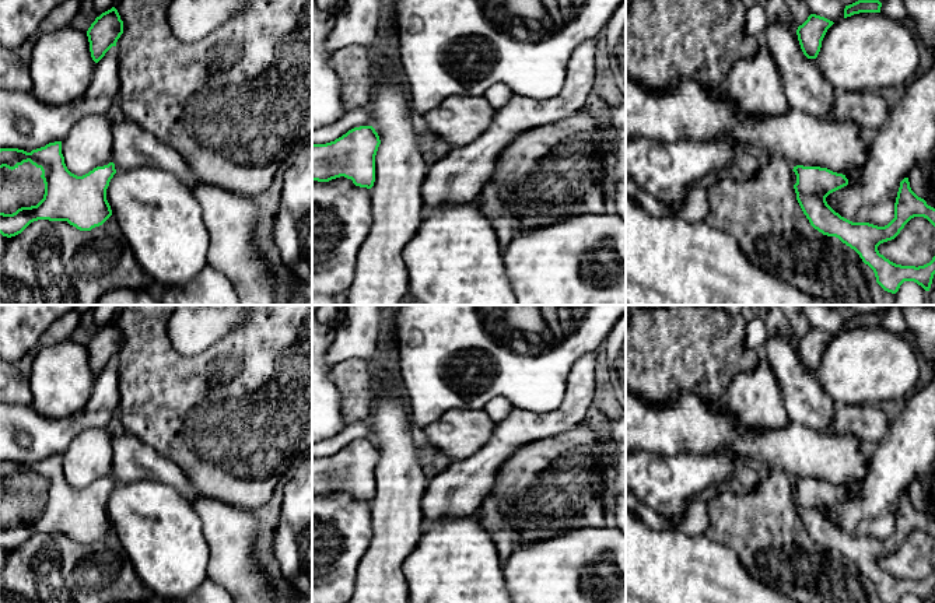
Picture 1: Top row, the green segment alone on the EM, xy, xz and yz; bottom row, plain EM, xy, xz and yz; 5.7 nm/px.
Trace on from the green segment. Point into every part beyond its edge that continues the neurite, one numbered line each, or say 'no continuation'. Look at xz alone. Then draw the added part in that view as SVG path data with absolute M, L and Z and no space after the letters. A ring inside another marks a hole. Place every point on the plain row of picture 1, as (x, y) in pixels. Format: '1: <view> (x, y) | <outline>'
no continuation

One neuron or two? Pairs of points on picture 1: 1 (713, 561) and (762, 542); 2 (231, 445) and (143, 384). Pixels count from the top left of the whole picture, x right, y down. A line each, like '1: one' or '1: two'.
1: two
2: one

